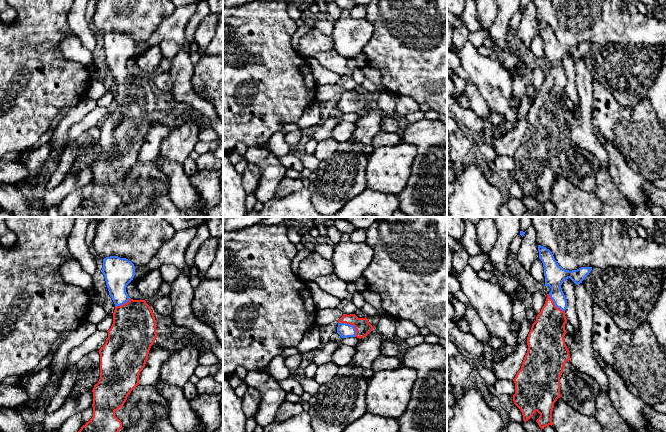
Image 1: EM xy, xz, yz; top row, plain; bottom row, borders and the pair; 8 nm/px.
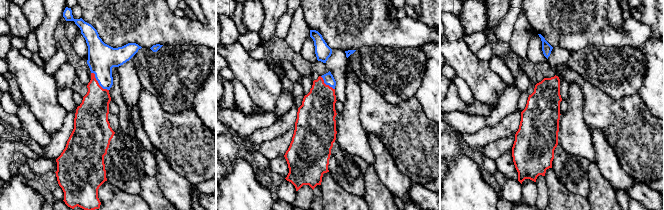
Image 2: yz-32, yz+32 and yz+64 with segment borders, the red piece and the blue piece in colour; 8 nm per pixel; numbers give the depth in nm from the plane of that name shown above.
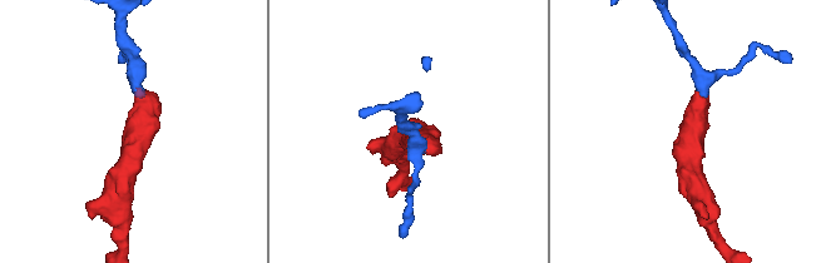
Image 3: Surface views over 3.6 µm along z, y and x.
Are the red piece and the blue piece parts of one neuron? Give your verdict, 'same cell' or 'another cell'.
same cell

